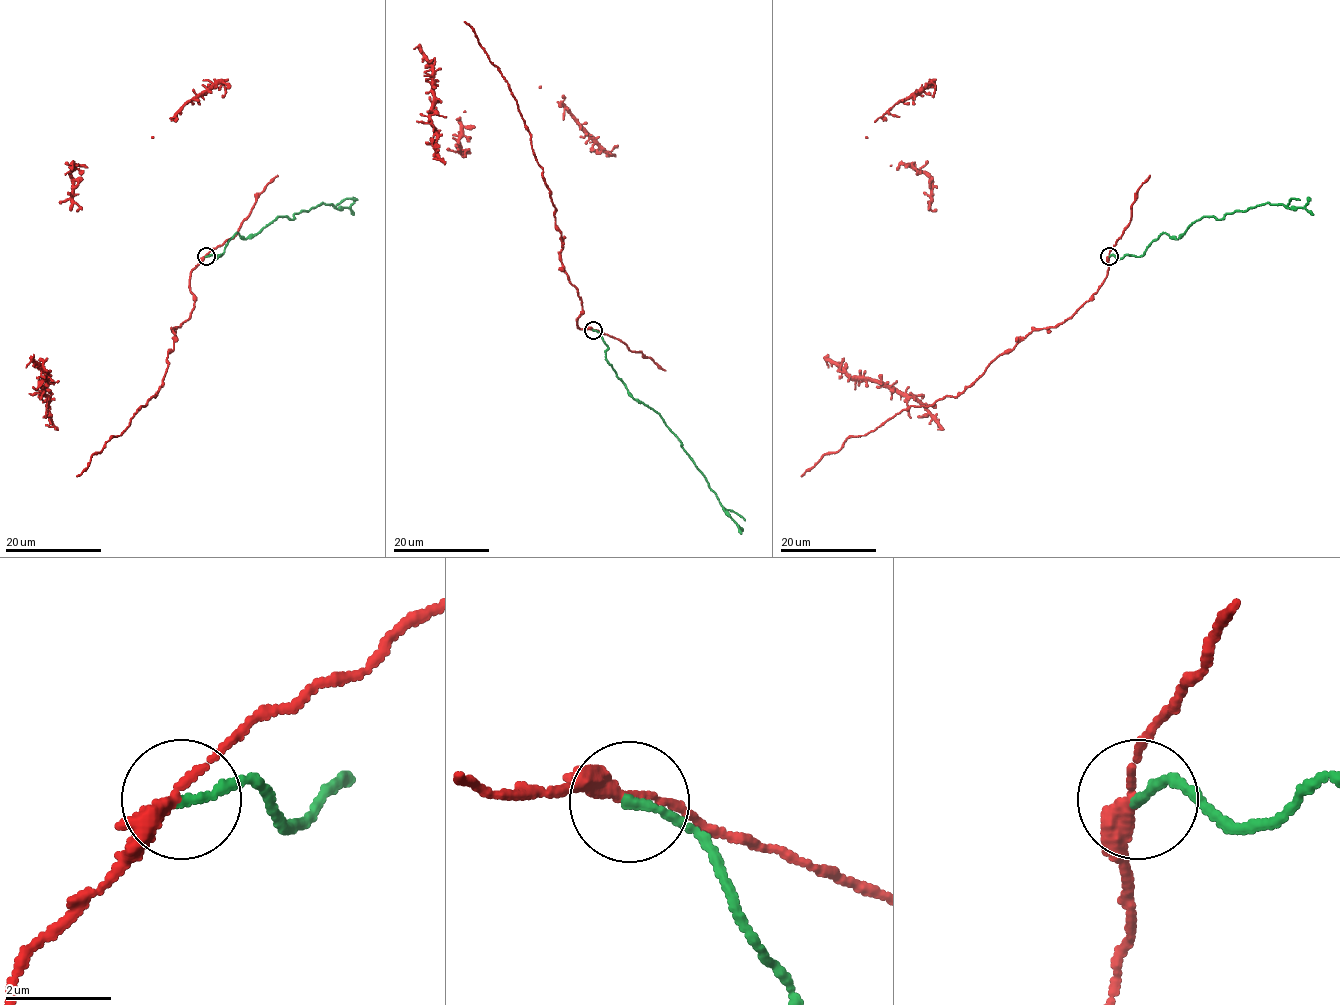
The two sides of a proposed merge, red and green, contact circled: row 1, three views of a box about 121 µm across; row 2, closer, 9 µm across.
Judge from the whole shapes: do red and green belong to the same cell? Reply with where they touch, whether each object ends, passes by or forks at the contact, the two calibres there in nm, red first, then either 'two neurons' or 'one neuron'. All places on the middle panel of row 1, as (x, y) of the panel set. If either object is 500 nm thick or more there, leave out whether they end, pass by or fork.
(593, 330) | red passes by | green ends | 280/180 nm | two neurons

